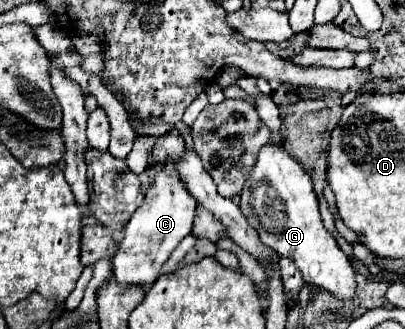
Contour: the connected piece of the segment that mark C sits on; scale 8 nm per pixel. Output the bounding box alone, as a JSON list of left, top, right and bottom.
[112,133,198,289]

